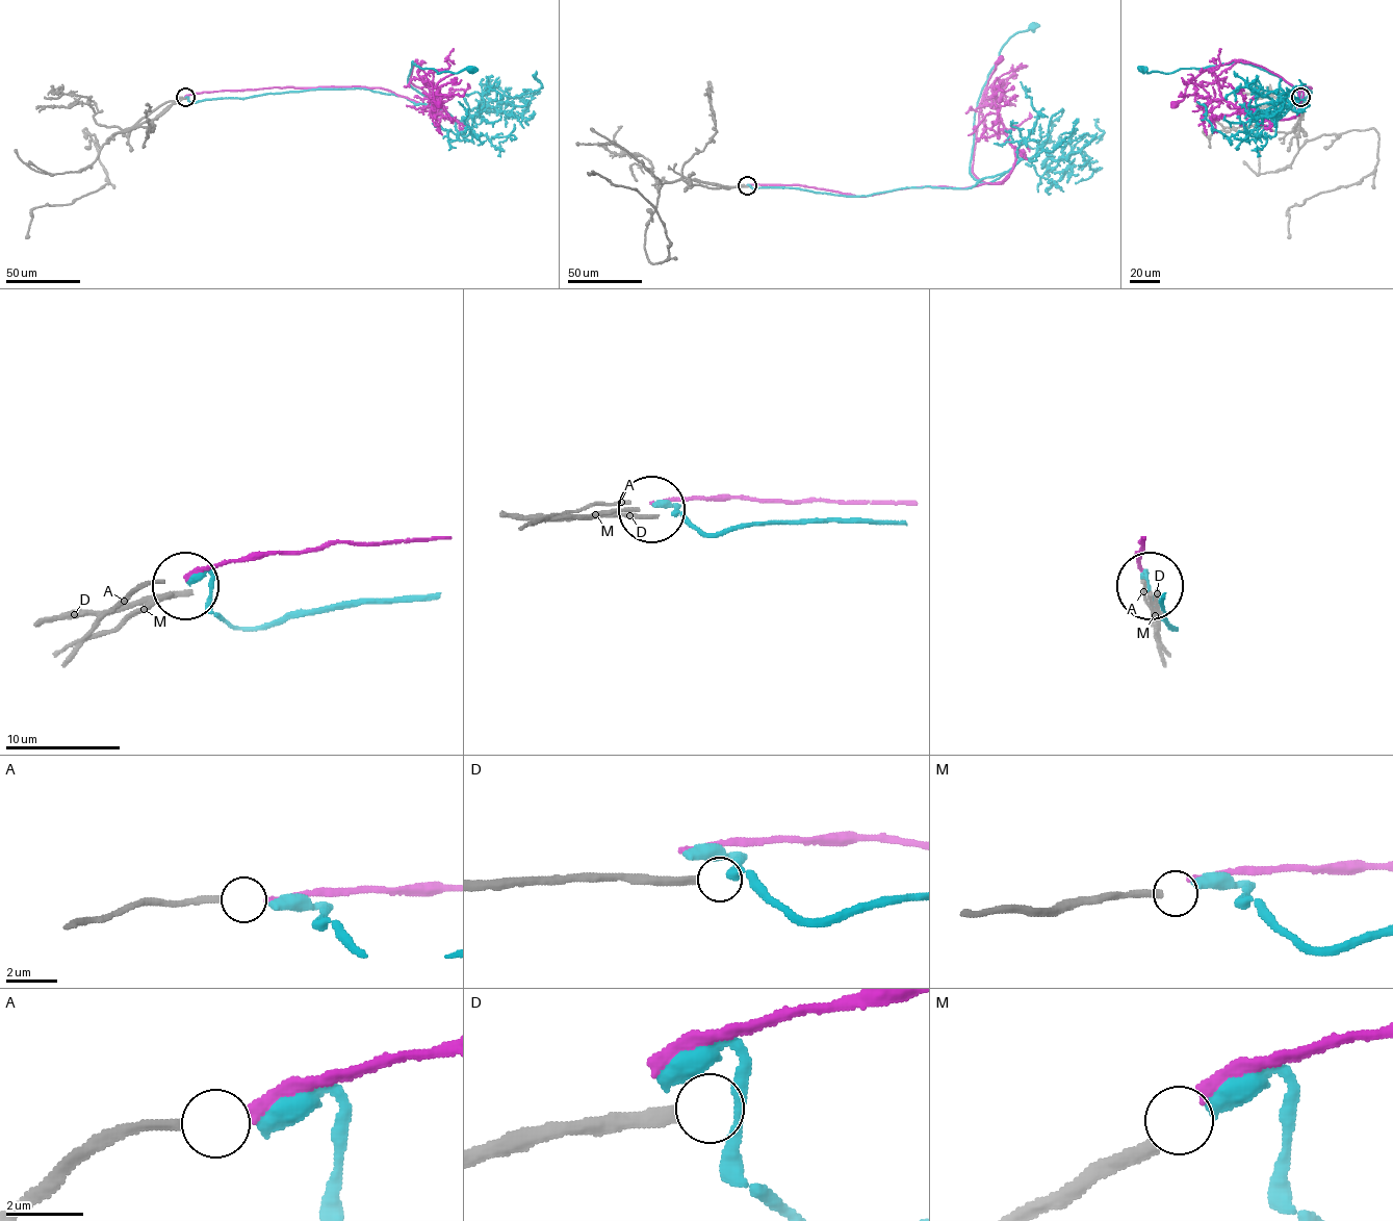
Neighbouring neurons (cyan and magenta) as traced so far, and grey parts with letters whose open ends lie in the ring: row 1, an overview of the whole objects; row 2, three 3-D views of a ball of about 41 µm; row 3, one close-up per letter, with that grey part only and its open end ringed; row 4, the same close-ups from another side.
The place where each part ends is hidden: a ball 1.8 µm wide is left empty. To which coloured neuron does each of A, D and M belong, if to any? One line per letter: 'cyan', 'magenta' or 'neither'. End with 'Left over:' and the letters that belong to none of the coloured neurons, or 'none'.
A: magenta
D: neither
M: cyan
Left over: D

